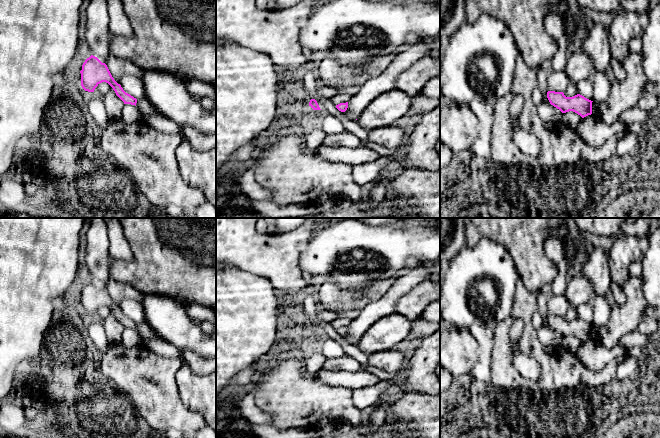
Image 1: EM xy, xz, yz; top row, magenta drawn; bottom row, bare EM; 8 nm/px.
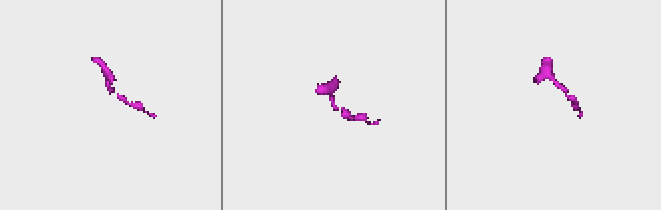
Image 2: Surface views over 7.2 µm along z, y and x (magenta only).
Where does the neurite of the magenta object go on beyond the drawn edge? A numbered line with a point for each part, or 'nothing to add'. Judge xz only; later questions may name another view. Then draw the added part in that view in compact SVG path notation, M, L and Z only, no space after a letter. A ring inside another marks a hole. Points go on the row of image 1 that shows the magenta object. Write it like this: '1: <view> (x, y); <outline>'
nothing to add

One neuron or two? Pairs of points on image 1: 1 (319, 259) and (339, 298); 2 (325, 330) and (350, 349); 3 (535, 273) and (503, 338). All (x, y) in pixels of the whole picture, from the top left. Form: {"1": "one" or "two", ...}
{"1": "two", "2": "one", "3": "two"}

